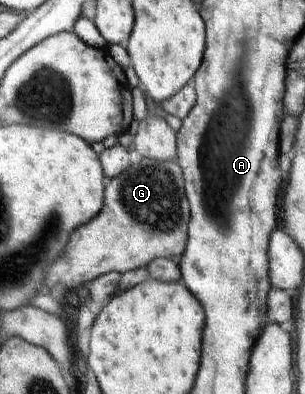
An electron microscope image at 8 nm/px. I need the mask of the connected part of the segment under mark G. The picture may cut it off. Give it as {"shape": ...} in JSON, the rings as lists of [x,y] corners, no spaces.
{"shape":[[[143,158],[140,164],[132,164],[123,173],[107,183],[104,209],[95,218],[79,226],[70,235],[67,251],[63,259],[51,265],[47,271],[47,287],[63,285],[69,290],[81,291],[95,278],[105,273],[137,270],[145,268],[155,257],[173,257],[181,255],[187,241],[187,223],[189,223],[189,203],[183,185],[182,168],[175,162],[162,162]]]}

